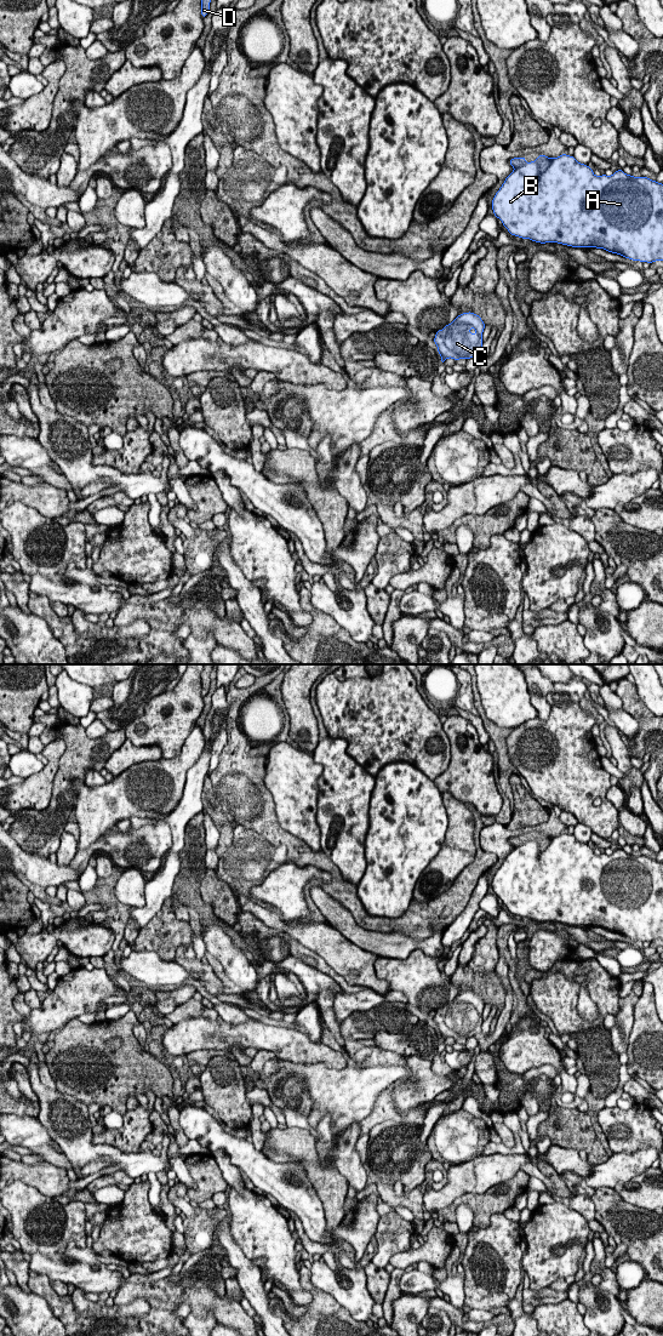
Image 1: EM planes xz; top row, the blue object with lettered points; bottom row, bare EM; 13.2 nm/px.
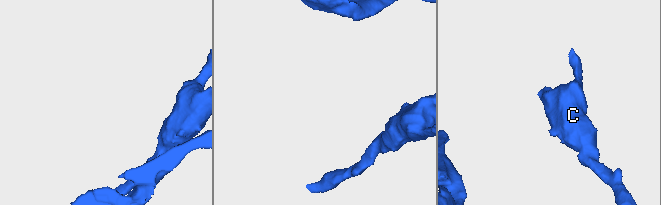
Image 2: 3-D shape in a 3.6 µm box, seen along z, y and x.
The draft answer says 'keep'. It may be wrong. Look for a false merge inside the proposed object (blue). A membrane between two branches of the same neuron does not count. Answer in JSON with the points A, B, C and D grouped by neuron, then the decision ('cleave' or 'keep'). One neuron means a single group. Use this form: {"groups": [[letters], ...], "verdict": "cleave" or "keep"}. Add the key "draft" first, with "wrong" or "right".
{"draft": "wrong", "groups": [["A", "B", "C"], ["D"]], "verdict": "cleave"}

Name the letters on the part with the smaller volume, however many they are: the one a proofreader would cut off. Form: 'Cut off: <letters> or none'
Cut off: D

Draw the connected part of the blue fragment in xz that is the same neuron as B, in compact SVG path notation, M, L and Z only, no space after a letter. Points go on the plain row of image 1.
M575 835L553 837L549 846L537 852L535 841L515 847L492 879L492 889L508 912L536 921L558 921L572 926L596 926L631 940L652 942L663 940L663 862L647 856L634 856L618 849L612 855L595 855L593 849Z

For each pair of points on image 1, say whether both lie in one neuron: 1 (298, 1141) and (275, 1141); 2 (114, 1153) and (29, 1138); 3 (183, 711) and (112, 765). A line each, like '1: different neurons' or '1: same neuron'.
1: same neuron
2: different neurons
3: same neuron

